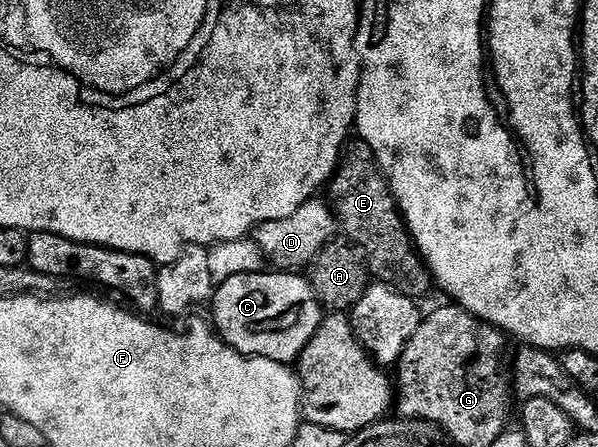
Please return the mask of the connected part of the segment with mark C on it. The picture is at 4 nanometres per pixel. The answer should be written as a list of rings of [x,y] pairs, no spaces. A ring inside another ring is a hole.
[[[280,269],[247,272],[216,284],[212,307],[216,334],[240,355],[254,355],[286,365],[301,356],[323,318],[323,308],[308,278]]]

